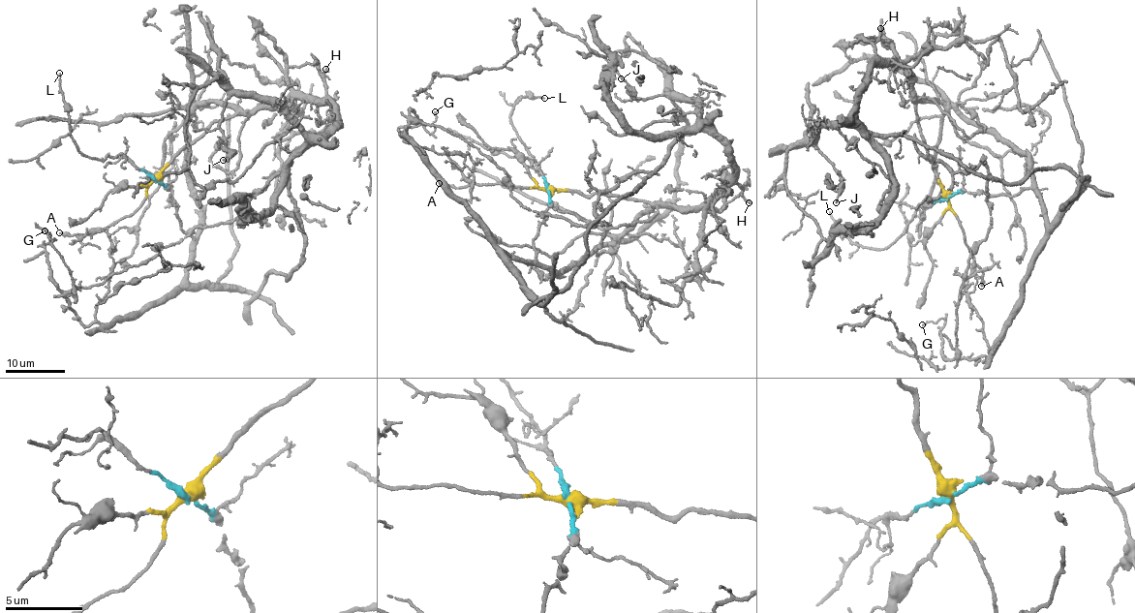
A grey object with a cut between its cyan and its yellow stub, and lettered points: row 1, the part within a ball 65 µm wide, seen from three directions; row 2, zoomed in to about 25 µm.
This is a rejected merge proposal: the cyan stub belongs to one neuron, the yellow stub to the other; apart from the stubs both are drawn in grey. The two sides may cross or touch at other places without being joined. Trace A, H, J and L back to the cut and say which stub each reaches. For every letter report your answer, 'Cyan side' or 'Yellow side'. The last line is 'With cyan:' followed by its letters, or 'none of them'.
A: Yellow side
H: Yellow side
J: Yellow side
L: Cyan side
With cyan: L

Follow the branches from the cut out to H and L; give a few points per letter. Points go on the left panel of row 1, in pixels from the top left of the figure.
H: (155, 179), (183, 146), (194, 143), (212, 123), (307, 95), (324, 98), (322, 77), (326, 69)
L: (155, 178), (123, 153), (100, 160), (86, 156), (76, 147), (70, 133), (59, 73)

